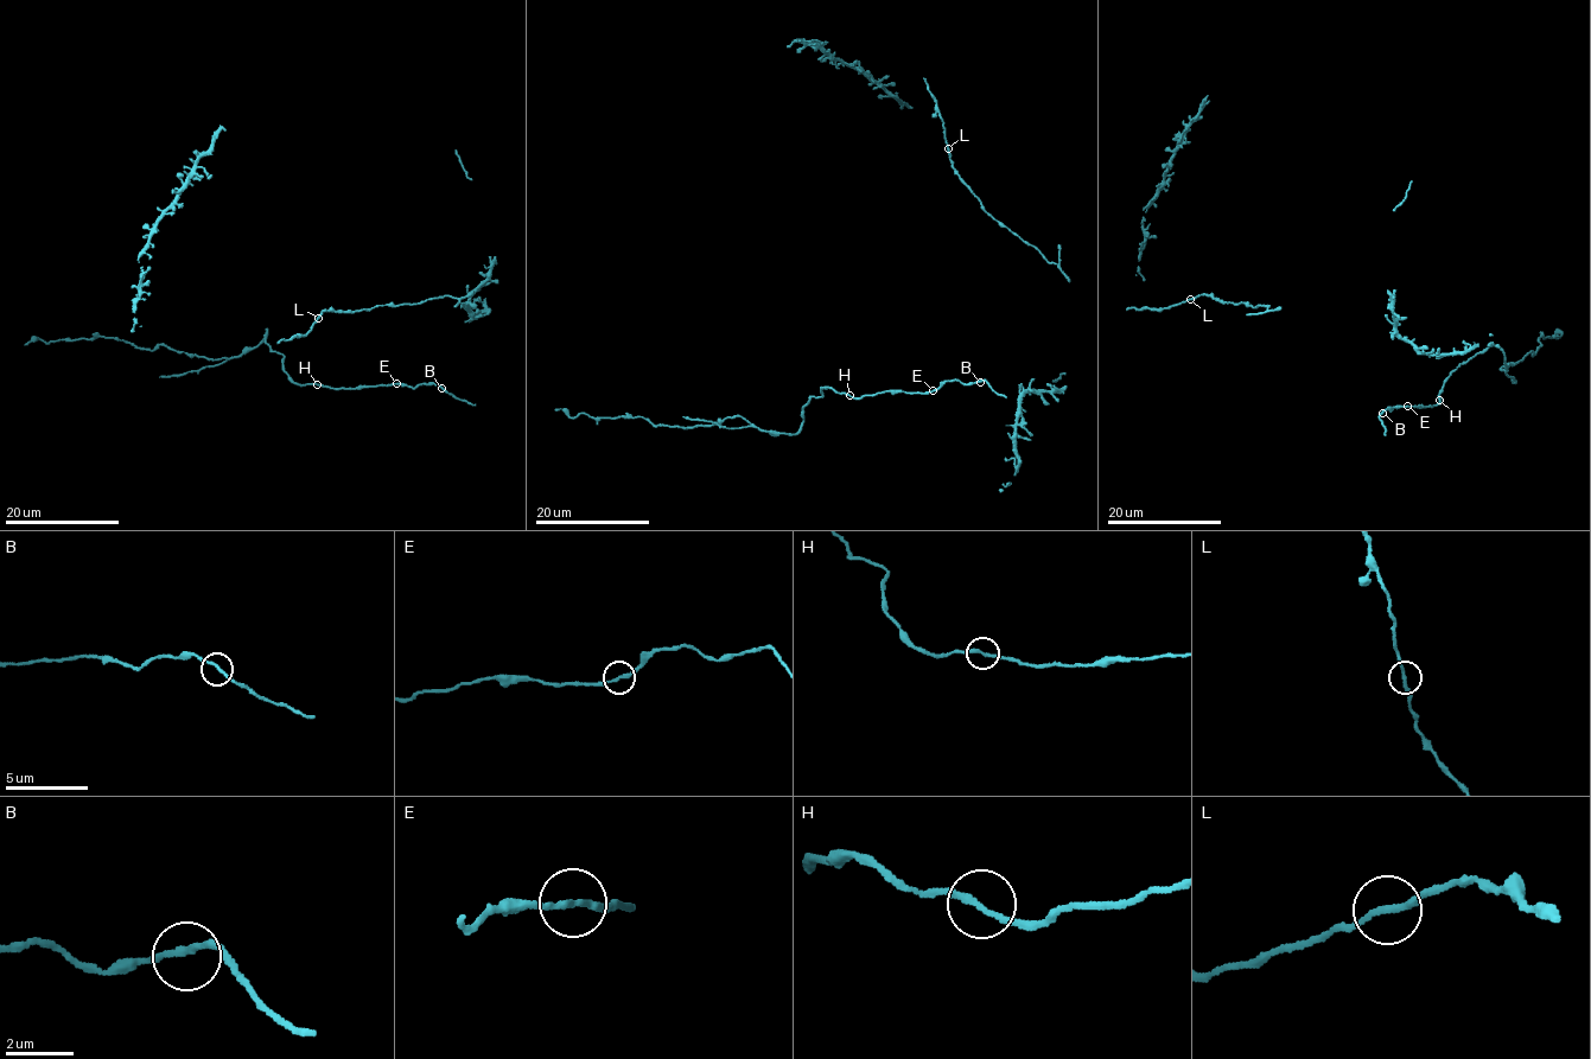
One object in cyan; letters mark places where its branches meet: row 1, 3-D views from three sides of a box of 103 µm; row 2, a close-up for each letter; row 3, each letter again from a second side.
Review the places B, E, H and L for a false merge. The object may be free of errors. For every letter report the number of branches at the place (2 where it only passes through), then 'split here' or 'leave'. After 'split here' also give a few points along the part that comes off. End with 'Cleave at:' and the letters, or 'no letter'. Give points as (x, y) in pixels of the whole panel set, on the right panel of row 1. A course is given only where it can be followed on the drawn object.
B: 2 branches meet; leave
E: 2 branches meet; leave
H: 2 branches meet; leave
L: 2 branches meet; leave
Cleave at: no letter

